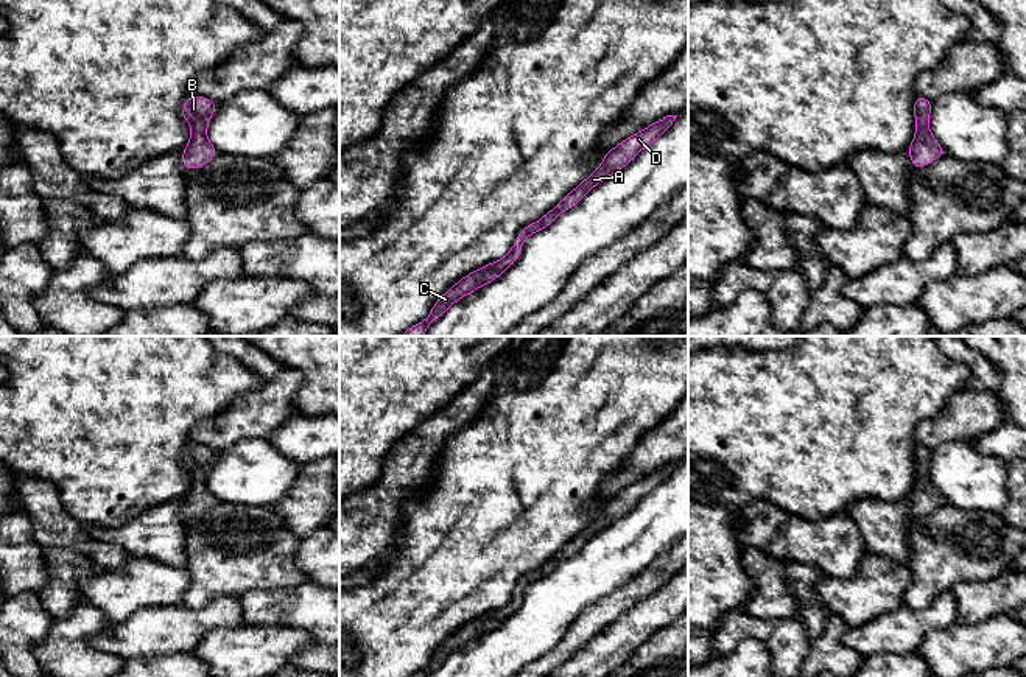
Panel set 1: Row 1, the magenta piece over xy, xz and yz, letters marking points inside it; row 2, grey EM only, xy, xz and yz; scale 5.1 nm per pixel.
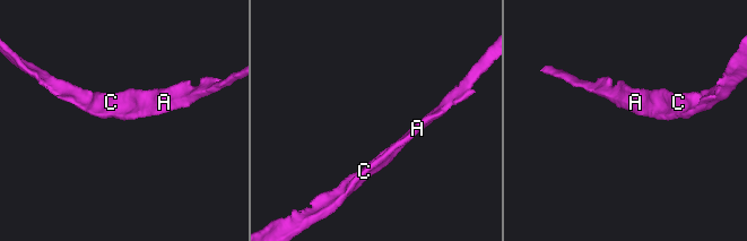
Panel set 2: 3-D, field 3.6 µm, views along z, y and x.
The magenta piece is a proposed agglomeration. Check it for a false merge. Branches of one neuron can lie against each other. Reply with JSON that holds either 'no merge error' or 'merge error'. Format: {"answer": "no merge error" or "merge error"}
{"answer": "no merge error"}

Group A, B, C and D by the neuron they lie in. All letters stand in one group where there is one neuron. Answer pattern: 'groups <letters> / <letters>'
groups A B C D

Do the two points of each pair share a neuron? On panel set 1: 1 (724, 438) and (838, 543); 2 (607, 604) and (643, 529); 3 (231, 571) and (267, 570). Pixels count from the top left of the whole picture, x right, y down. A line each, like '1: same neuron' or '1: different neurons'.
1: different neurons
2: different neurons
3: same neuron

